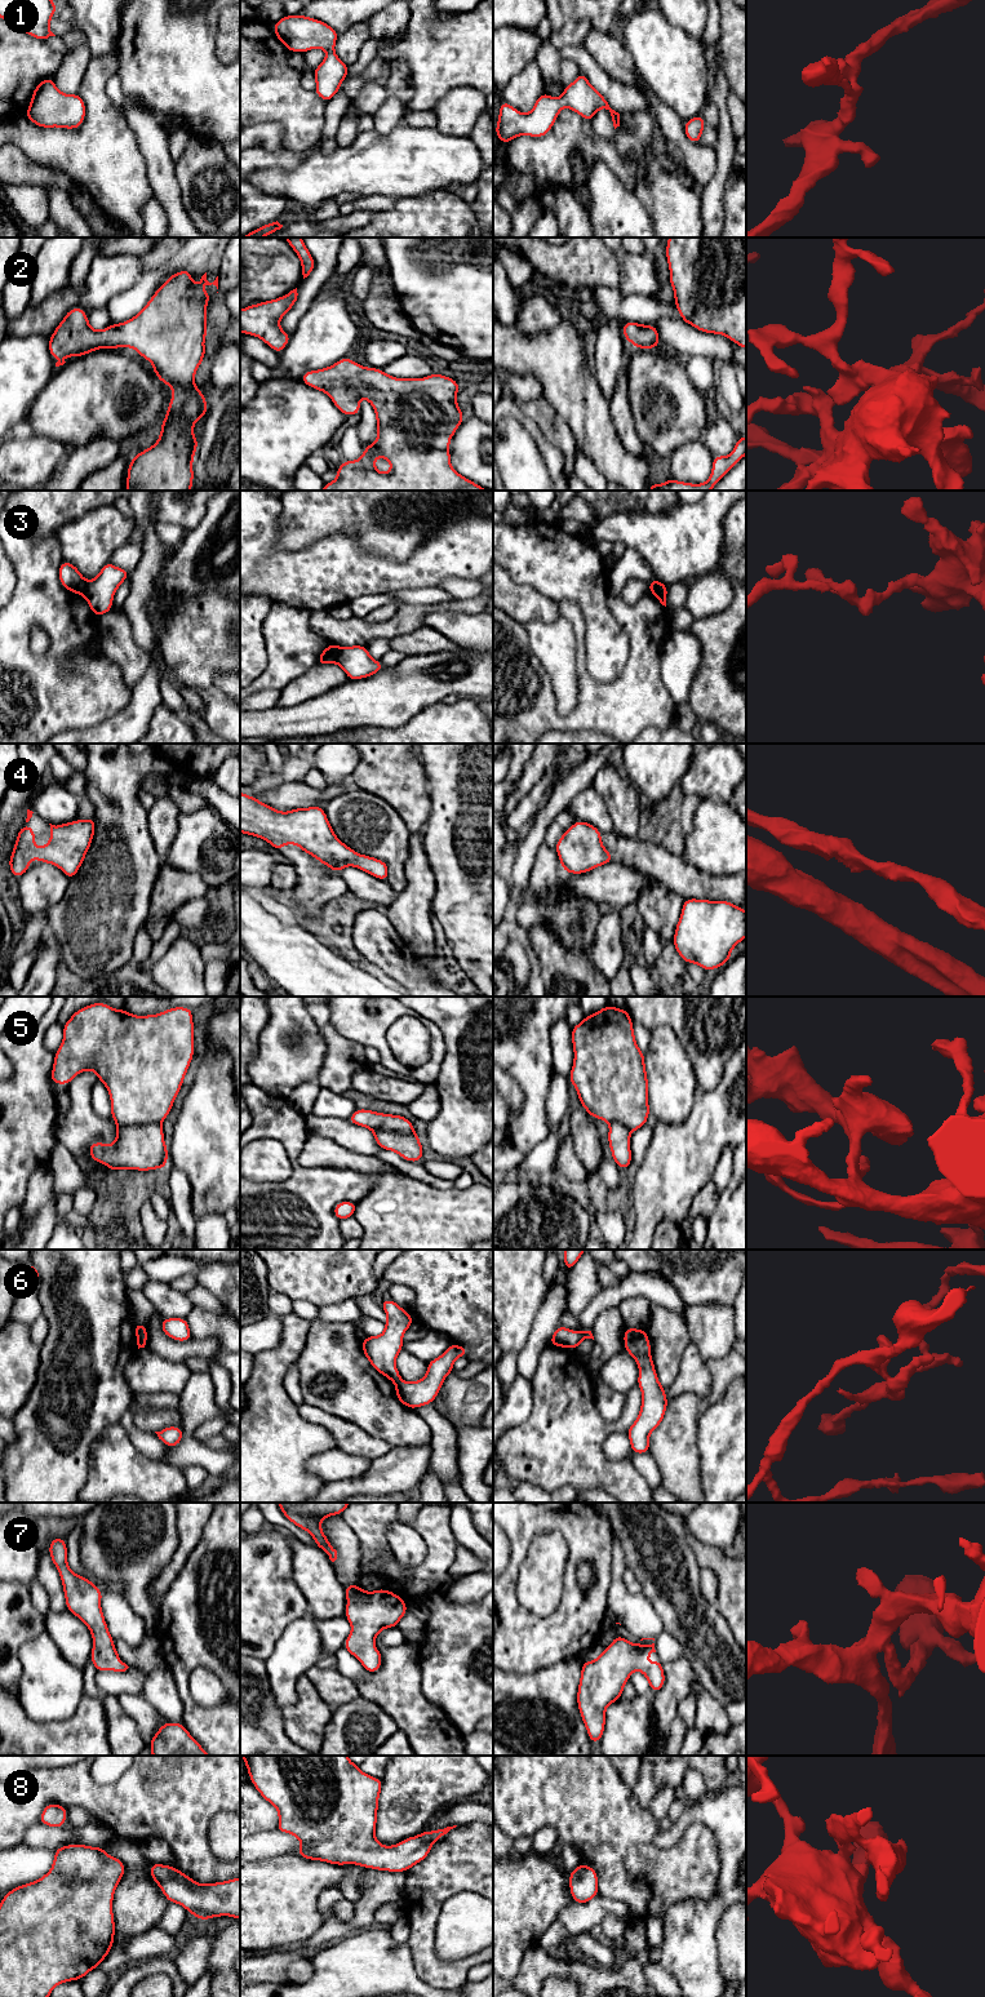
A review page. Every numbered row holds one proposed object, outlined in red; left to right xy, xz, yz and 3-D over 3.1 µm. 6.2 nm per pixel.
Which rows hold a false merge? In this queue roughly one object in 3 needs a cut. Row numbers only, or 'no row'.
3, 6

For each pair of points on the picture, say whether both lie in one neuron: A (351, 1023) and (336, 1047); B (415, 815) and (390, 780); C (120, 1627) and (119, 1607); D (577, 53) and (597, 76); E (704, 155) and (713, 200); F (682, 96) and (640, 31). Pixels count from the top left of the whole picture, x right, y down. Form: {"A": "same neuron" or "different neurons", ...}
{"A": "different neurons", "B": "same neuron", "C": "same neuron", "D": "same neuron", "E": "different neurons", "F": "same neuron"}

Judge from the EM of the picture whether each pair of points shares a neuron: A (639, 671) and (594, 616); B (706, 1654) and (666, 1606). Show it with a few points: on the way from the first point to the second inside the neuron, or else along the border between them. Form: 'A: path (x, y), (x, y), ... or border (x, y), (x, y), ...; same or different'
A: border (621, 626), (628, 639), (628, 661), (611, 682); different
B: path (702, 1642), (678, 1618); same

